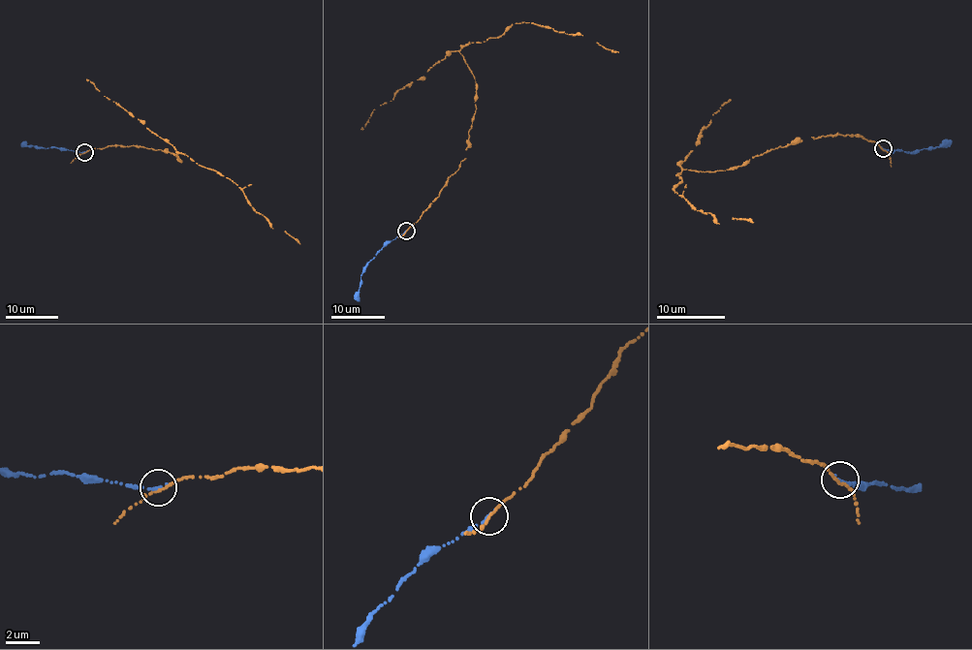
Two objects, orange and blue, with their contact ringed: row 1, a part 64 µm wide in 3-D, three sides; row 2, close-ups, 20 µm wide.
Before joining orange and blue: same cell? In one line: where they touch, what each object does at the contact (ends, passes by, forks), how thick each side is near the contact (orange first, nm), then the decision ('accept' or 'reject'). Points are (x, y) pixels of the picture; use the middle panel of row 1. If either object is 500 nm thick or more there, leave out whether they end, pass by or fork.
(406, 231) | orange passes by | blue ends | 150/200 nm | accept

